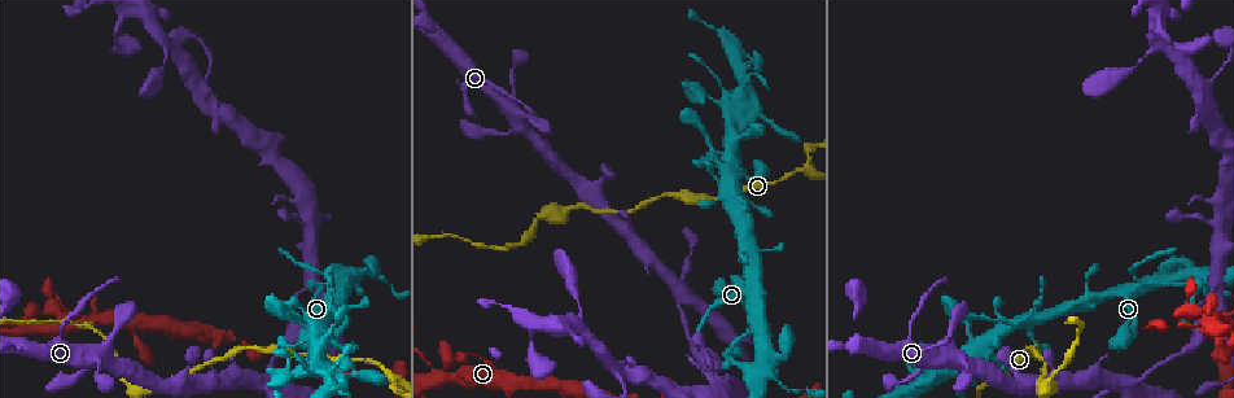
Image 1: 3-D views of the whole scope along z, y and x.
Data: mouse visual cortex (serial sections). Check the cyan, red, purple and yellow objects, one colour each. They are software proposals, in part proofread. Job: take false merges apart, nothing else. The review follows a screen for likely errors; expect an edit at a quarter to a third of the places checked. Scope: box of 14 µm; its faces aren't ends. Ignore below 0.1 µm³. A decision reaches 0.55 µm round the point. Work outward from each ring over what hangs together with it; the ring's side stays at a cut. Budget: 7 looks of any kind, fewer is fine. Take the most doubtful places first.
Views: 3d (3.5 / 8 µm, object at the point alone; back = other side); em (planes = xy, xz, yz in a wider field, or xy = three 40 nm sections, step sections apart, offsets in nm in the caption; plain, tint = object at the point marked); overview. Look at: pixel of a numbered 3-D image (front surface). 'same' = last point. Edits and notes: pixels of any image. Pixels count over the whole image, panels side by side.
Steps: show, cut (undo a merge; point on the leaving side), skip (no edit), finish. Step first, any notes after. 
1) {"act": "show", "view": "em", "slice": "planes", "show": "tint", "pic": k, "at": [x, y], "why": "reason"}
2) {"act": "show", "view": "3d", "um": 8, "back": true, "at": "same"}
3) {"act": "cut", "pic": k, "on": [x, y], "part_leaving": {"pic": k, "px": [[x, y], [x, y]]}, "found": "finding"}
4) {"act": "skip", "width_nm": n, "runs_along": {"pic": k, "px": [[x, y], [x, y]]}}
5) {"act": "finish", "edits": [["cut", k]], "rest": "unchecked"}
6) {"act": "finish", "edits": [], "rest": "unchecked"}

{"act": "show", "view": "3d", "um": 3.5, "pic": 1, "at": [28, 325], "why": "four arms meet"}

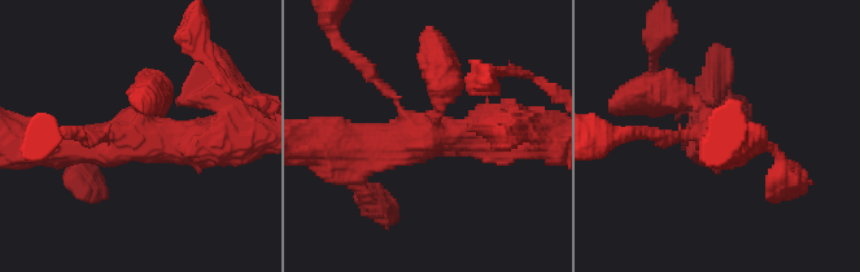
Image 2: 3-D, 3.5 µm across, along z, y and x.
{"act": "show", "view": "em", "slice": "xy", "step": 5, "show": "tint", "pic": 2, "at": [432, 134], "arms": 4, "arm_widths_nm": [150, 300, 400, 500]}

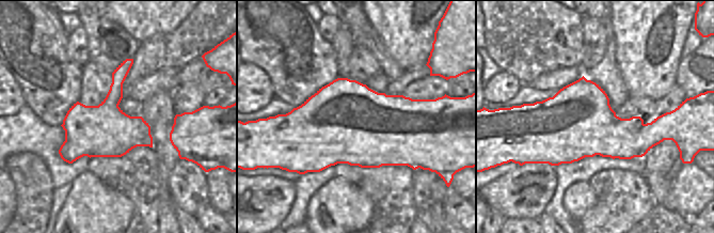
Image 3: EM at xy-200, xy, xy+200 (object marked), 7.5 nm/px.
{"act": "skip", "found": "all the same cell"}

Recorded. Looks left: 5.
{"act": "show", "view": "3d", "um": 3.5, "pic": 1, "at": [806, 170], "why": "sharp bend"}

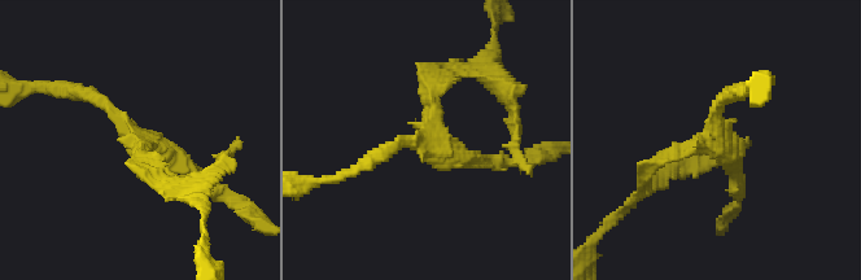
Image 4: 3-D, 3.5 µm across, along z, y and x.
{"act": "show", "view": "em", "slice": "xy", "step": 5, "show": "tint", "pic": 4, "at": [426, 144]}

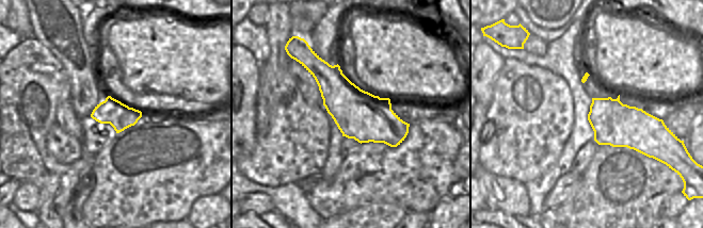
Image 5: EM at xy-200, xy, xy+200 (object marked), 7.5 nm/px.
{"act": "show", "view": "em", "slice": "planes", "show": "tint", "at": "same"}

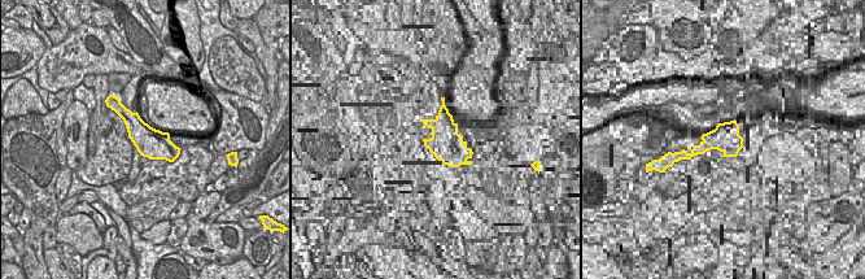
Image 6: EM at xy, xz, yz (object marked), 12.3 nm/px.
{"act": "cut", "pic": 4, "on": [654, 165], "part_leaving": {"pic": 4, "px": [[691, 147], [661, 158], [628, 202]]}, "found": "two cells meet here"}

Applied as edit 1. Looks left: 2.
{"act": "show", "view": "3d", "um": 8, "back": true, "pic": 1, "at": [1128, 288], "why": "four-way junction"}

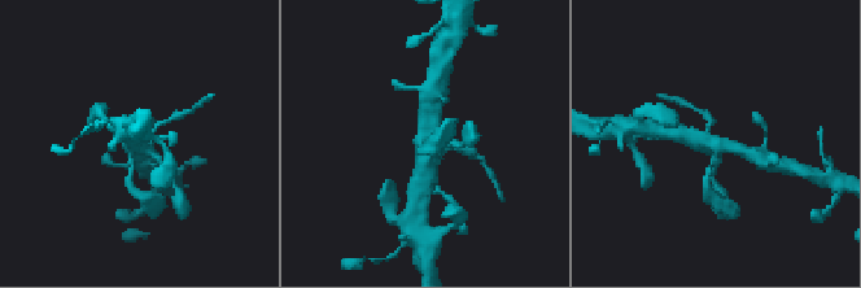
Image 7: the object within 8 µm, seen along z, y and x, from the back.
{"act": "show", "view": "em", "slice": "xy", "step": 2, "show": "tint", "pic": 7, "at": [716, 144], "why": "shape alone is not enough"}

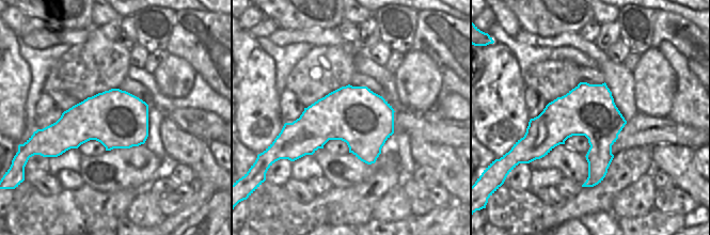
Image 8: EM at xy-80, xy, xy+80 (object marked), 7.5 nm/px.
{"act": "skip", "width_nm": 440, "runs_along": {"pic": 7, "px": [[166, 168], [132, 144], [130, 178]]}, "found": "continuous, no second cell"}

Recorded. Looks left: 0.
{"act": "finish", "edits": [["cut", 4]], "rest": "unchecked"}

